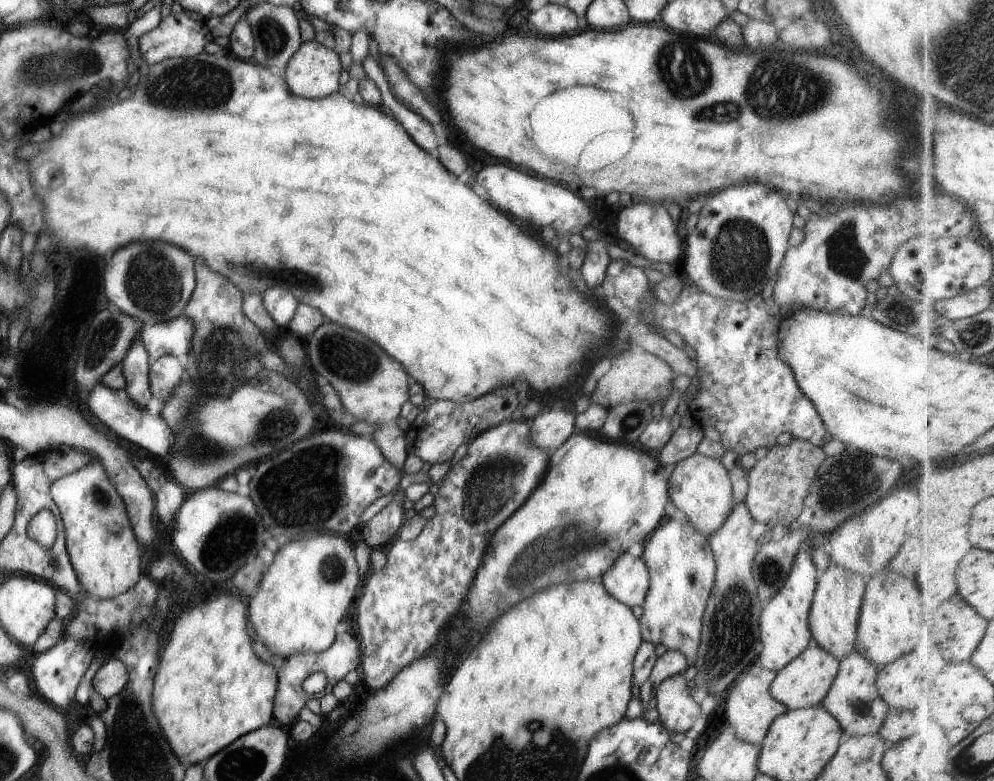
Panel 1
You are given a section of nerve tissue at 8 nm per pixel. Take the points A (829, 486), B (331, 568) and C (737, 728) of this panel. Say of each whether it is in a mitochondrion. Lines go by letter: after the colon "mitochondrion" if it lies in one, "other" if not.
A: mitochondrion
B: mitochondrion
C: other

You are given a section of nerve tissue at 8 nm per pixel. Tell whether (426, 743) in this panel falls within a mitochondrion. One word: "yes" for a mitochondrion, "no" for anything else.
no

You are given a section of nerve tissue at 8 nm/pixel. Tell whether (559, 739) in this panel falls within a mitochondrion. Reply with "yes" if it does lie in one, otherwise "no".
yes

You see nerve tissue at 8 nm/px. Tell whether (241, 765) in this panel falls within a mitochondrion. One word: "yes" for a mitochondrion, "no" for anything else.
yes

